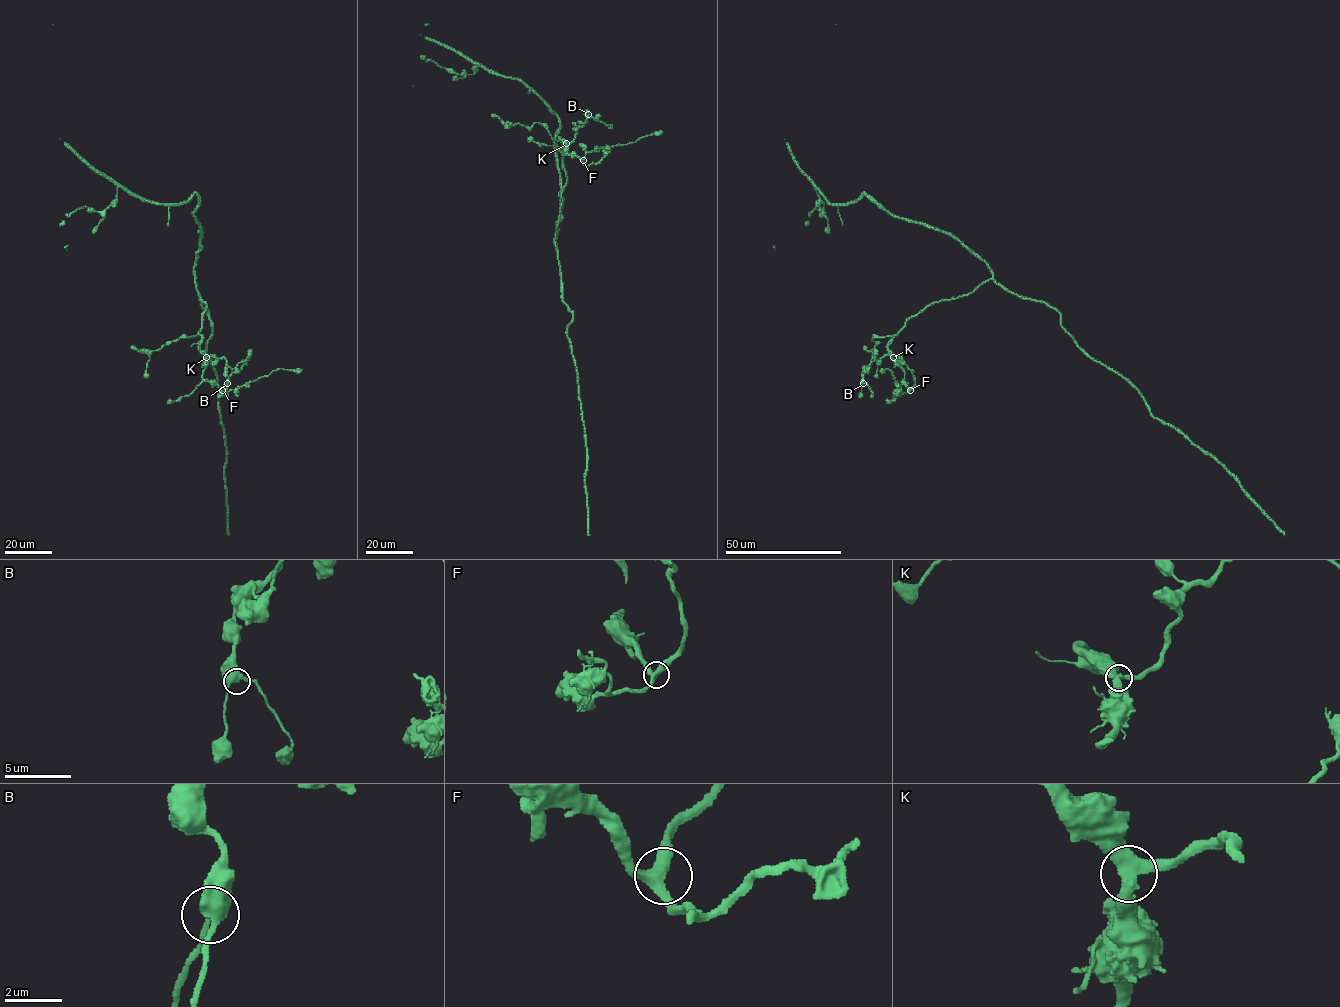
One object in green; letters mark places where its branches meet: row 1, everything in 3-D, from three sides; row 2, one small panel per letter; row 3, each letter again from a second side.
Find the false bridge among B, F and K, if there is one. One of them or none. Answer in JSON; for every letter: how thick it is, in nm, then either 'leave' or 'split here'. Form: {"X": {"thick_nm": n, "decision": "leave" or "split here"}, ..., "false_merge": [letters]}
{"B": {"thick_nm": 400, "decision": "leave"}, "F": {"thick_nm": 400, "decision": "leave"}, "K": {"thick_nm": 400, "decision": "leave"}, "false_merge": []}

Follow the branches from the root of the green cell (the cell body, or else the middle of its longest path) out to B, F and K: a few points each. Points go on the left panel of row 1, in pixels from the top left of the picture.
B: (196, 254), (196, 288), (206, 304), (198, 348), (207, 356), (214, 354), (216, 360), (225, 359), (227, 383)
F: (196, 254), (196, 288), (206, 304), (199, 333), (198, 350), (205, 357), (203, 378), (222, 390)
K: (196, 254), (196, 288), (206, 304), (198, 350), (206, 357)

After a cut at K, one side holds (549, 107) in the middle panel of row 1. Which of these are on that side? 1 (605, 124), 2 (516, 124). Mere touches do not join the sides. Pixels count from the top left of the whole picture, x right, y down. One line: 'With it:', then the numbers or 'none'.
With it: 1, 2

